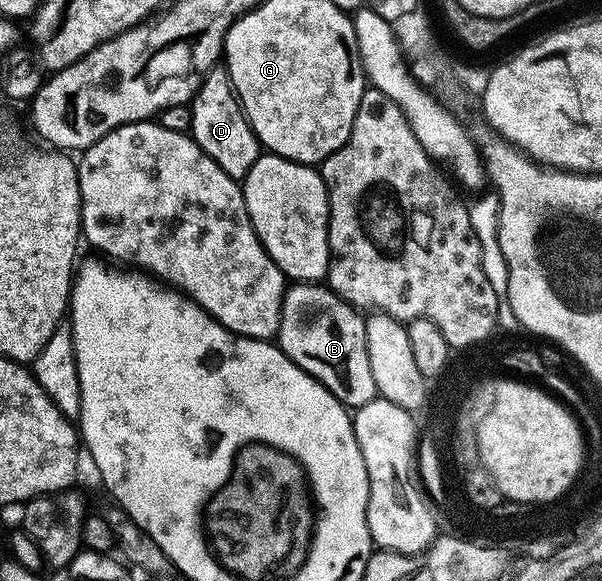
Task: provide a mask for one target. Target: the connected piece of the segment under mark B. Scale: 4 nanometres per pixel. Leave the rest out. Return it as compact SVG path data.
M295 282L283 294L277 343L299 371L307 372L344 406L354 410L377 396L365 342L366 325L360 309L346 304L326 283Z

